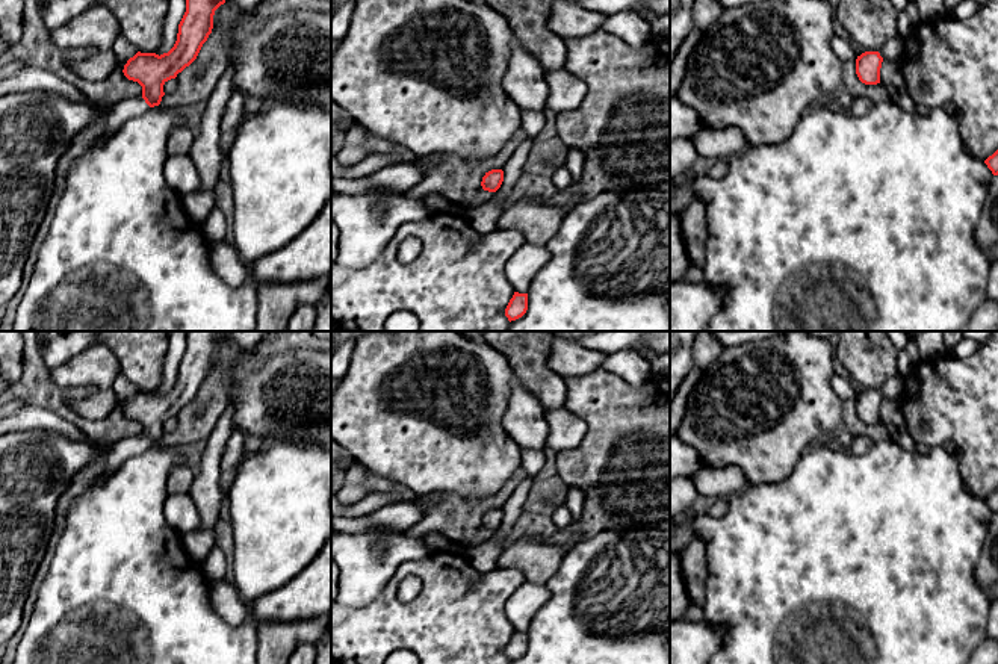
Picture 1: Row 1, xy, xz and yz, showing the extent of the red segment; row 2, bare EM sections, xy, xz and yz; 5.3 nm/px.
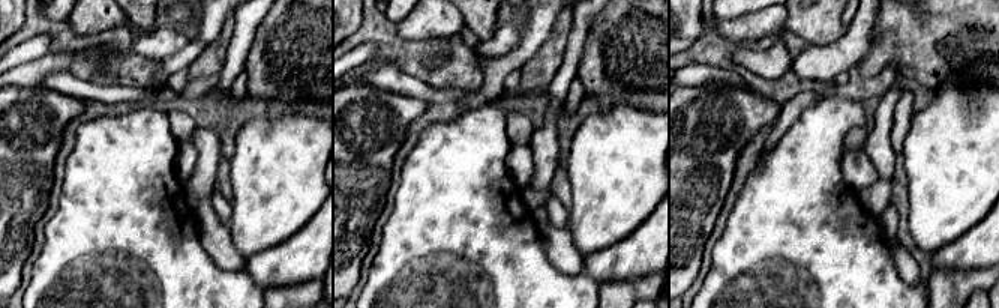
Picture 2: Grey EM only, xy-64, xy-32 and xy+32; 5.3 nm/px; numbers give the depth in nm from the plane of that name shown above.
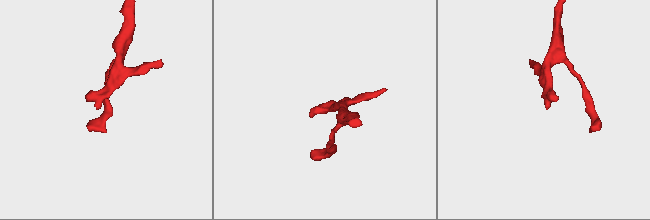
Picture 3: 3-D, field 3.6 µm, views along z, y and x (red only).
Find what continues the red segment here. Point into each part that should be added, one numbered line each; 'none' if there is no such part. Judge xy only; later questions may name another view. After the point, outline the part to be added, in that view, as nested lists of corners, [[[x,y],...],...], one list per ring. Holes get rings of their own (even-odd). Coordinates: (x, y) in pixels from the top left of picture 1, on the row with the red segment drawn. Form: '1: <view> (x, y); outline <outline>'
1: xy (129, 108); outline [[[142,95],[121,100],[118,104],[115,104],[112,109],[109,109],[107,127],[101,136],[107,136],[107,135],[113,133],[127,119],[130,119],[136,115],[141,115],[141,113],[147,112],[148,109],[150,109],[150,106],[145,103]]]

